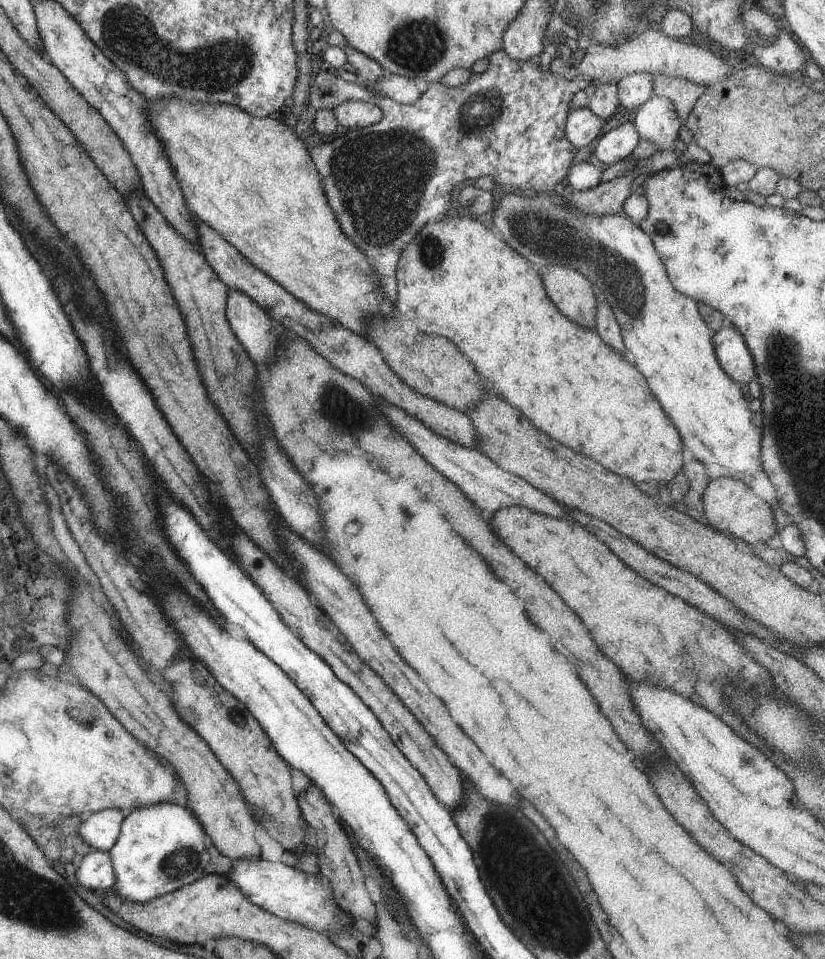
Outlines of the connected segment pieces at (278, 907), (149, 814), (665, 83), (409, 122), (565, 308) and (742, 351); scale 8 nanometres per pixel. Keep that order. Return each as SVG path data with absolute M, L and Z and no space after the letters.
M259 858L257 862L250 864L244 864L241 860L234 861L227 878L238 886L238 890L242 890L242 894L246 894L246 898L250 898L250 902L270 914L300 923L318 934L338 934L350 930L350 934L355 935L355 938L359 937L354 918L348 912L340 910L332 891L325 890L322 876L305 873L282 861L275 863Z
M173 803L138 806L122 822L120 836L109 850L116 876L112 889L122 900L144 904L196 882L210 862L209 844L202 822L188 807Z
M656 75L654 78L654 95L671 100L683 124L704 90L706 87L702 84L694 84L694 82L682 78L666 75Z
M500 48L487 58L489 61L487 69L482 73L472 73L465 84L449 88L441 82L432 83L429 89L414 104L410 105L400 104L391 98L385 97L382 100L384 114L380 122L361 129L348 129L338 138L323 139L321 143L312 146L308 151L316 165L320 178L322 178L322 188L326 192L328 204L332 206L332 210L334 210L336 218L338 218L338 224L342 228L342 232L350 238L350 242L354 242L354 246L358 246L358 250L362 250L362 254L366 254L370 266L374 268L374 272L378 276L379 284L382 286L384 294L390 298L390 302L394 305L396 305L398 298L396 272L402 250L414 240L418 230L426 222L440 222L442 218L449 216L450 213L458 209L455 202L455 193L452 191L456 184L465 185L475 182L482 176L492 176L496 185L508 190L522 191L524 193L527 193L527 190L531 190L532 194L536 192L551 192L552 190L558 191L564 176L567 175L572 166L577 151L580 150L570 140L566 140L565 124L569 114L570 100L574 98L574 94L578 91L591 90L590 81L579 75L572 80L568 80L550 70L543 72L539 67L539 55L524 61L514 60Z
M550 264L541 276L550 300L562 314L596 330L595 286L586 276L568 266L554 264Z
M725 324L713 334L713 343L722 370L737 383L749 383L757 376L757 366L738 329Z

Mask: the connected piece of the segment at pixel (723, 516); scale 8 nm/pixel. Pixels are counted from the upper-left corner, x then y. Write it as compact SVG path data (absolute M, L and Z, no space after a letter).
M718 477L712 479L703 486L702 493L701 499L706 522L708 522L710 527L714 528L716 531L734 536L734 538L740 538L740 540L749 543L750 546L757 545L758 547L763 547L765 545L763 541L768 540L777 531L772 507L756 495L752 488L746 485L740 478Z

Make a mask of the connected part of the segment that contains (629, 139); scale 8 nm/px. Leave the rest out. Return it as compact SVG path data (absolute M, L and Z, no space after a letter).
M626 122L605 134L602 133L593 143L591 151L596 154L600 162L613 165L629 157L638 146L640 139L635 124Z

